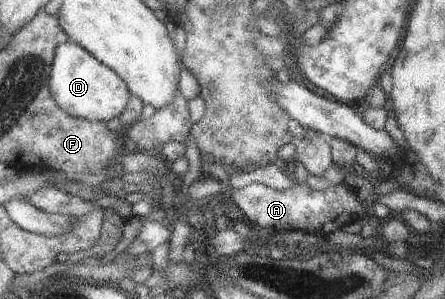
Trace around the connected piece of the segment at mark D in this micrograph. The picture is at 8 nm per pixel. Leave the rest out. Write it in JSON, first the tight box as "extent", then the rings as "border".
{"extent":[47,41,130,122],"border":[[[70,41],[56,45],[47,85],[54,104],[64,114],[87,121],[106,122],[119,116],[130,98],[127,86],[114,71],[98,62],[79,44]]]}

